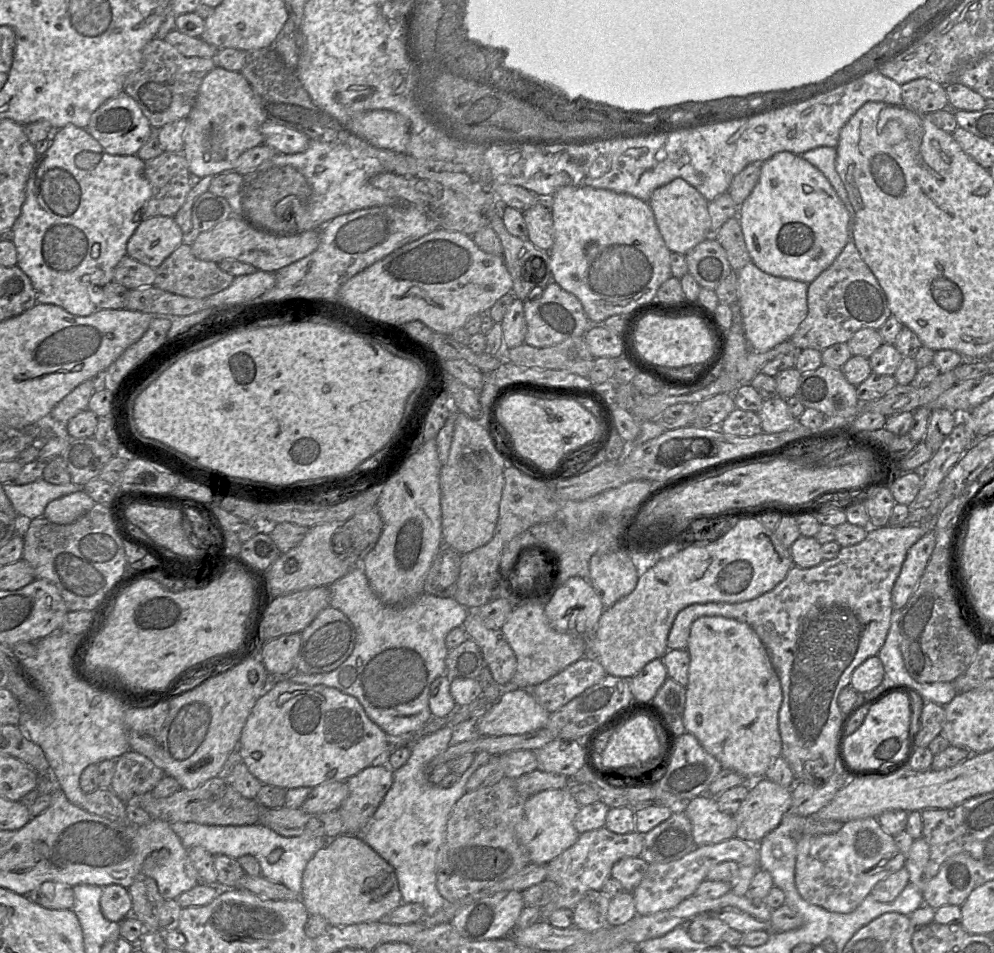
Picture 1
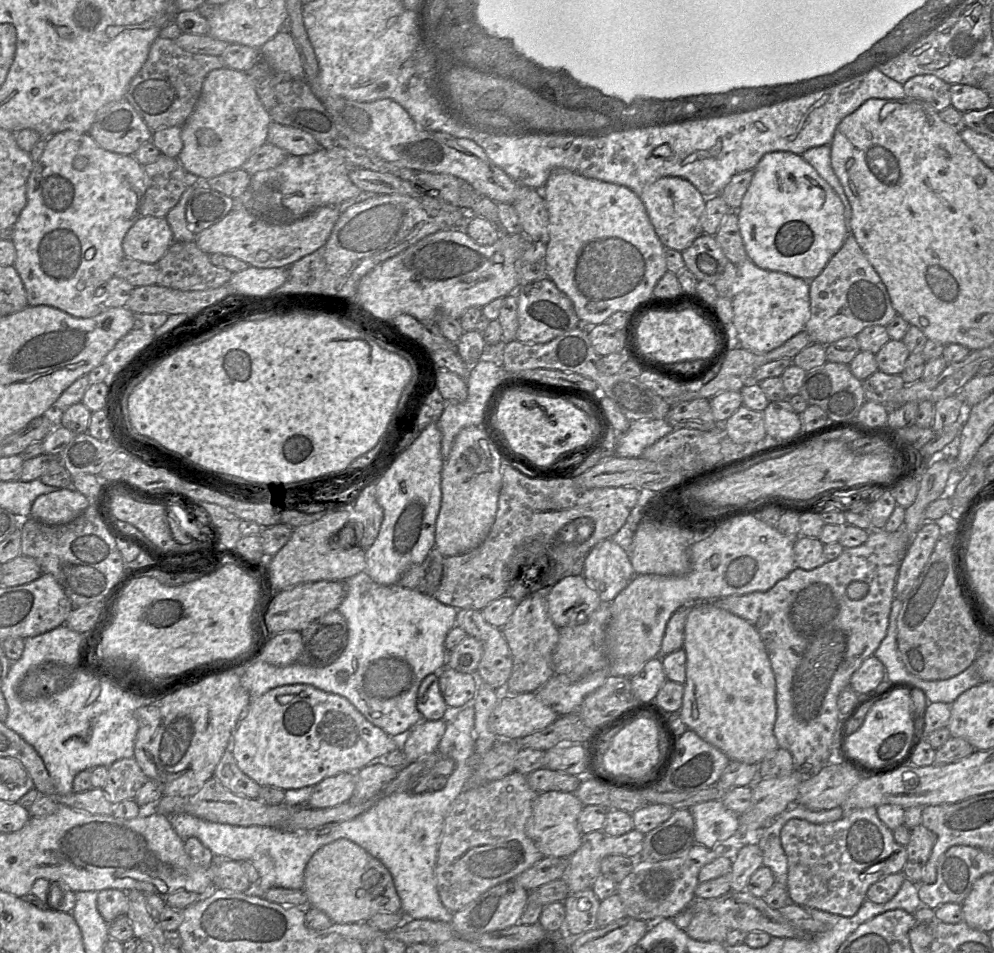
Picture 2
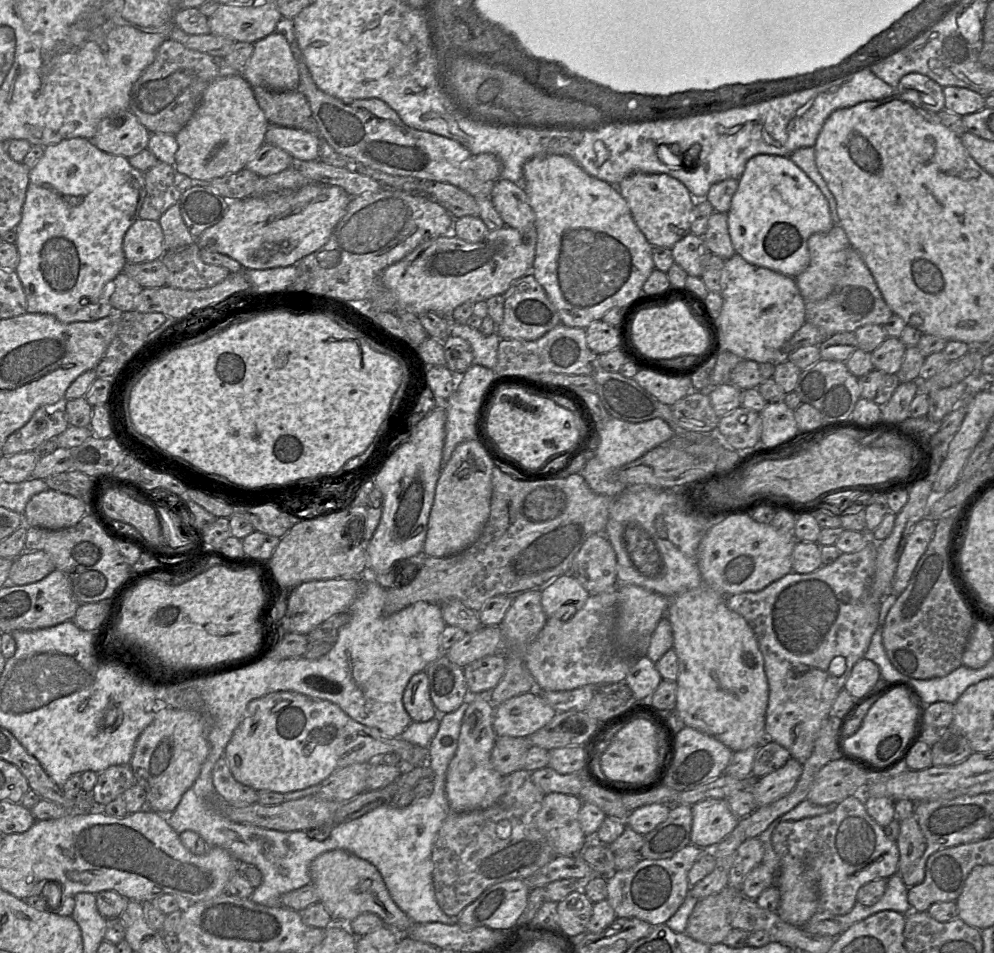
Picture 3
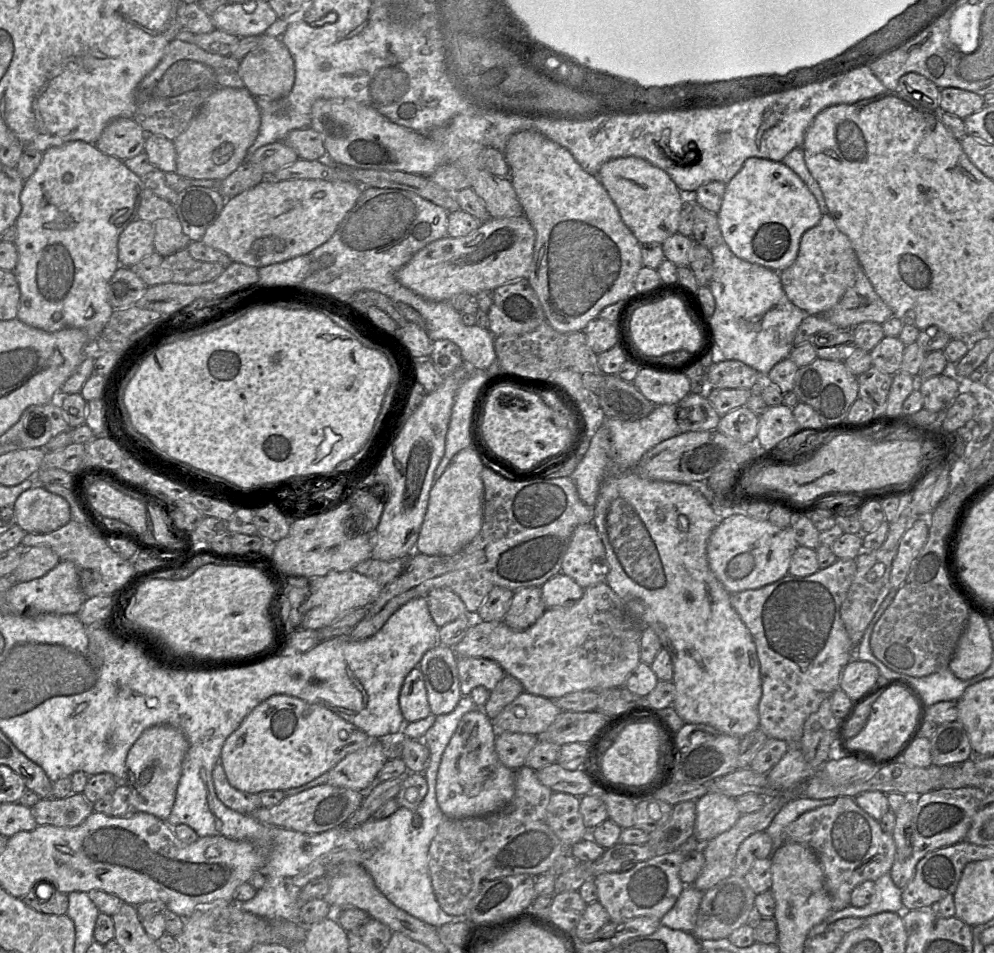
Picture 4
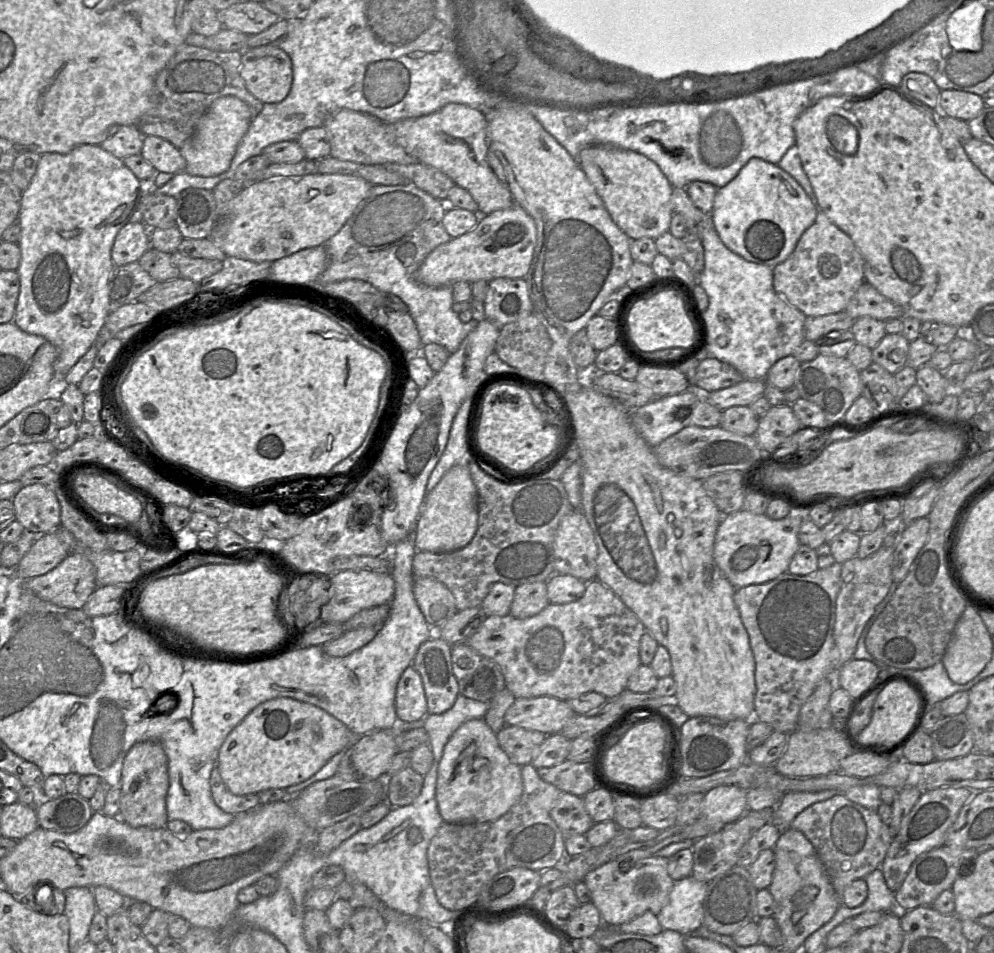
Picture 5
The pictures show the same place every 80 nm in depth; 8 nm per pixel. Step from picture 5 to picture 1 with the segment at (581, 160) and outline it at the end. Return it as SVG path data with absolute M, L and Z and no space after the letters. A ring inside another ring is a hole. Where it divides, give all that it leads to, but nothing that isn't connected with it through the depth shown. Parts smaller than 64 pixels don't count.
M676 178L653 191L648 204L671 252L685 255L695 245L711 236L708 203L700 192L682 178Z

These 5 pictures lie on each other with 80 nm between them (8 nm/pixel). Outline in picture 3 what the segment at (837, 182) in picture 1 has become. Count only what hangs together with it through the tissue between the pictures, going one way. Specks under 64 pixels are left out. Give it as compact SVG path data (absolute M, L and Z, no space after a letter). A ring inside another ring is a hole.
M814 147L799 148L792 152L789 158L818 186L828 202L833 224L840 226L835 198L816 166Z

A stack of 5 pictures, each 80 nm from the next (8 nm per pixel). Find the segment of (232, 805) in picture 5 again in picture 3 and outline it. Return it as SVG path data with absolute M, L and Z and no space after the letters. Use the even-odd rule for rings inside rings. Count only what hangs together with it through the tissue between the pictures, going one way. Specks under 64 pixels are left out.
M224 756L214 766L212 782L217 794L228 804L243 807L258 803L258 792L235 780Z

